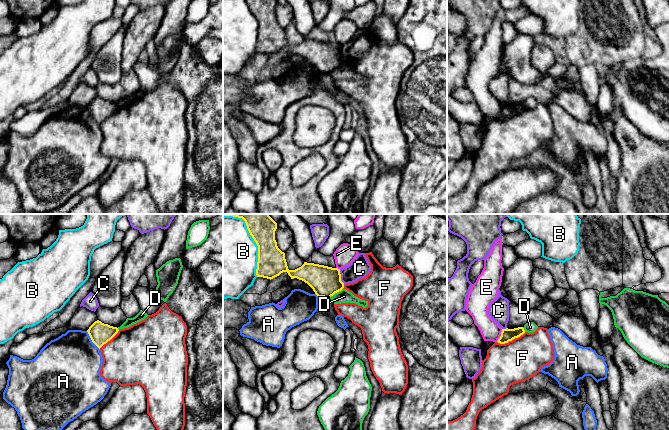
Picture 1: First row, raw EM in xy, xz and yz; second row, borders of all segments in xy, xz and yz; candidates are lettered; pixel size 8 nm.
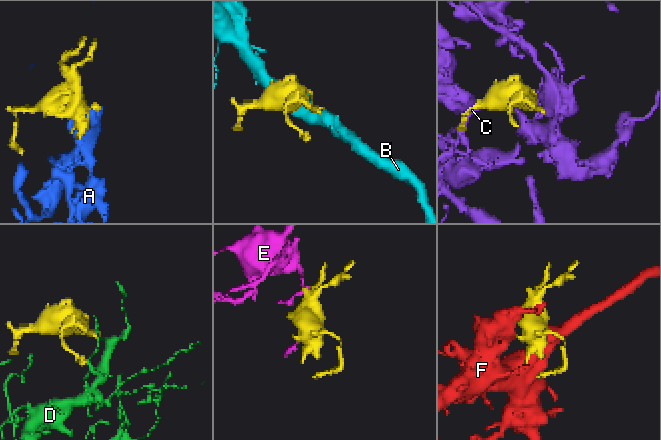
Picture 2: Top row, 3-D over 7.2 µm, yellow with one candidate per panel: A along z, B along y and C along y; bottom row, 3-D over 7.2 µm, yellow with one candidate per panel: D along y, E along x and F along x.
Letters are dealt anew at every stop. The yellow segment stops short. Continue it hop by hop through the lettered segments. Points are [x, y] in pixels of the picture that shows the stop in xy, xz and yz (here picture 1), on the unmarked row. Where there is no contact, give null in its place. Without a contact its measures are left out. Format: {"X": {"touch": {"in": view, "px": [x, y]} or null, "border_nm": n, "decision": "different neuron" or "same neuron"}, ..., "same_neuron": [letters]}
{"A": {"touch": {"in": "xy", "px": [91, 115]}, "border_nm": 190, "decision": "different neuron"}, "B": {"touch": {"in": "xz", "px": [258, 26]}, "border_nm": 440, "decision": "different neuron"}, "C": {"touch": {"in": "xz", "px": [340, 53]}, "border_nm": 130, "decision": "different neuron"}, "D": {"touch": {"in": "xz", "px": [335, 68]}, "border_nm": 130, "decision": "different neuron"}, "E": {"touch": {"in": "yz", "px": [501, 111]}, "border_nm": 120, "decision": "different neuron"}, "F": {"touch": {"in": "yz", "px": [511, 116]}, "border_nm": 240, "decision": "different neuron"}, "same_neuron": []}

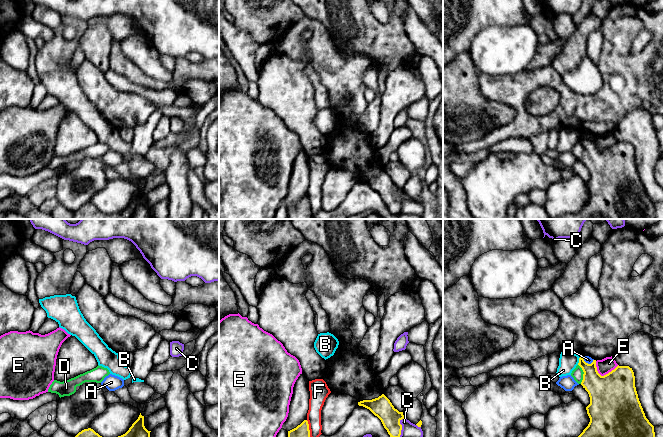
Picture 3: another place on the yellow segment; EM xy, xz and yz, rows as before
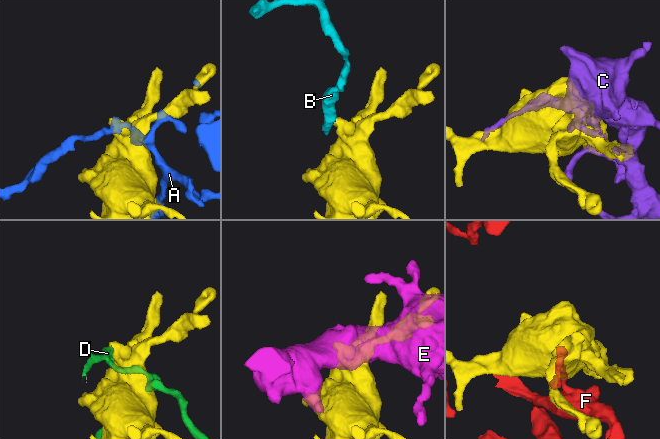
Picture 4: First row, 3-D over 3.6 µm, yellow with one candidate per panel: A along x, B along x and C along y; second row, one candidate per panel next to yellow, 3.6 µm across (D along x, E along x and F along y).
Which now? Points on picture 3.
{"A": {"touch": {"in": "yz", "px": [587, 139]}, "border_nm": 110, "decision": "different neuron"}, "B": {"touch": {"in": "yz", "px": [579, 137]}, "border_nm": 70, "decision": "different neuron"}, "C": {"touch": {"in": "xz", "px": [401, 203]}, "border_nm": 180, "decision": "different neuron"}, "D": {"touch": {"in": "yz", "px": [583, 150]}, "border_nm": 160, "decision": "different neuron"}, "E": {"touch": {"in": "yz", "px": [604, 151]}, "border_nm": 190, "decision": "different neuron"}, "F": {"touch": {"in": "xz", "px": [309, 206]}, "border_nm": 180, "decision": "different neuron"}, "same_neuron": []}

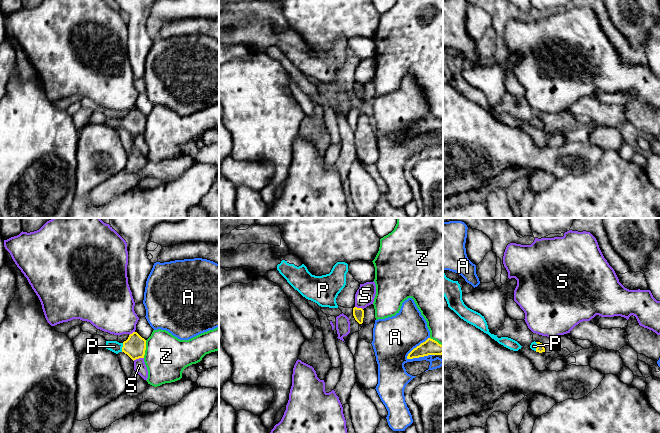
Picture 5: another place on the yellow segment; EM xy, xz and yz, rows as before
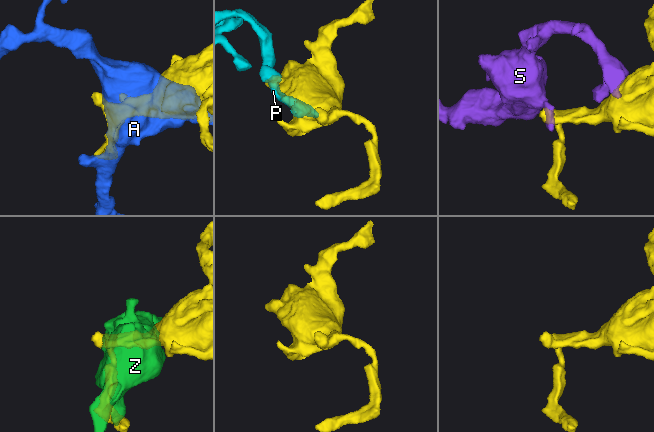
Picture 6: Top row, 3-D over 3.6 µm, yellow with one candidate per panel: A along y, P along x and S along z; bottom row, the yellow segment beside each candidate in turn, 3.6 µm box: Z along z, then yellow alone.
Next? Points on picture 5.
{"A": {"touch": {"in": "xz", "px": [417, 122]}, "border_nm": 260, "decision": "different neuron"}, "P": {"touch": {"in": "xy", "px": [122, 123]}, "border_nm": 70, "decision": "same neuron"}, "S": {"touch": {"in": "xy", "px": [138, 134]}, "border_nm": 90, "decision": "different neuron"}, "Z": {"touch": {"in": "xy", "px": [145, 125]}, "border_nm": 150, "decision": "different neuron"}, "same_neuron": ["P"]}

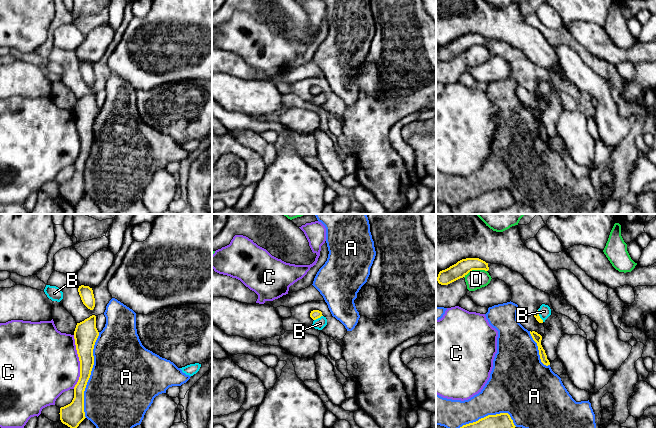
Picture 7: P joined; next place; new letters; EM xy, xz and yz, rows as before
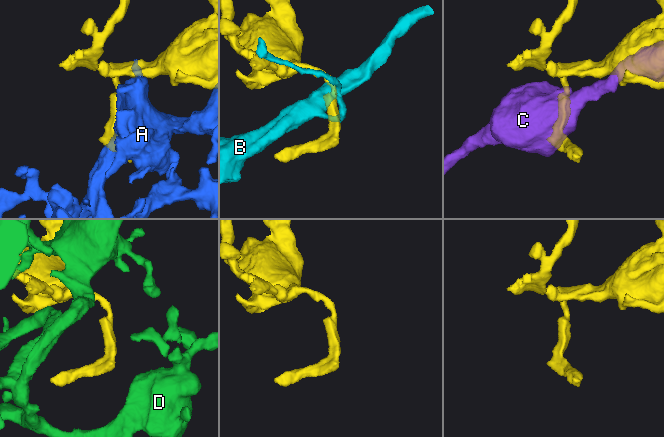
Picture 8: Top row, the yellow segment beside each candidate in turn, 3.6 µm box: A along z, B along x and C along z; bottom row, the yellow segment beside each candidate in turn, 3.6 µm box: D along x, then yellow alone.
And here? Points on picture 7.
{"A": {"touch": {"in": "xy", "px": [90, 150]}, "border_nm": 700, "decision": "different neuron"}, "B": {"touch": {"in": "xz", "px": [318, 93]}, "border_nm": 80, "decision": "different neuron"}, "C": {"touch": {"in": "xy", "px": [80, 138]}, "border_nm": 440, "decision": "different neuron"}, "D": {"touch": {"in": "yz", "px": [475, 45]}, "border_nm": 190, "decision": "different neuron"}, "same_neuron": []}

